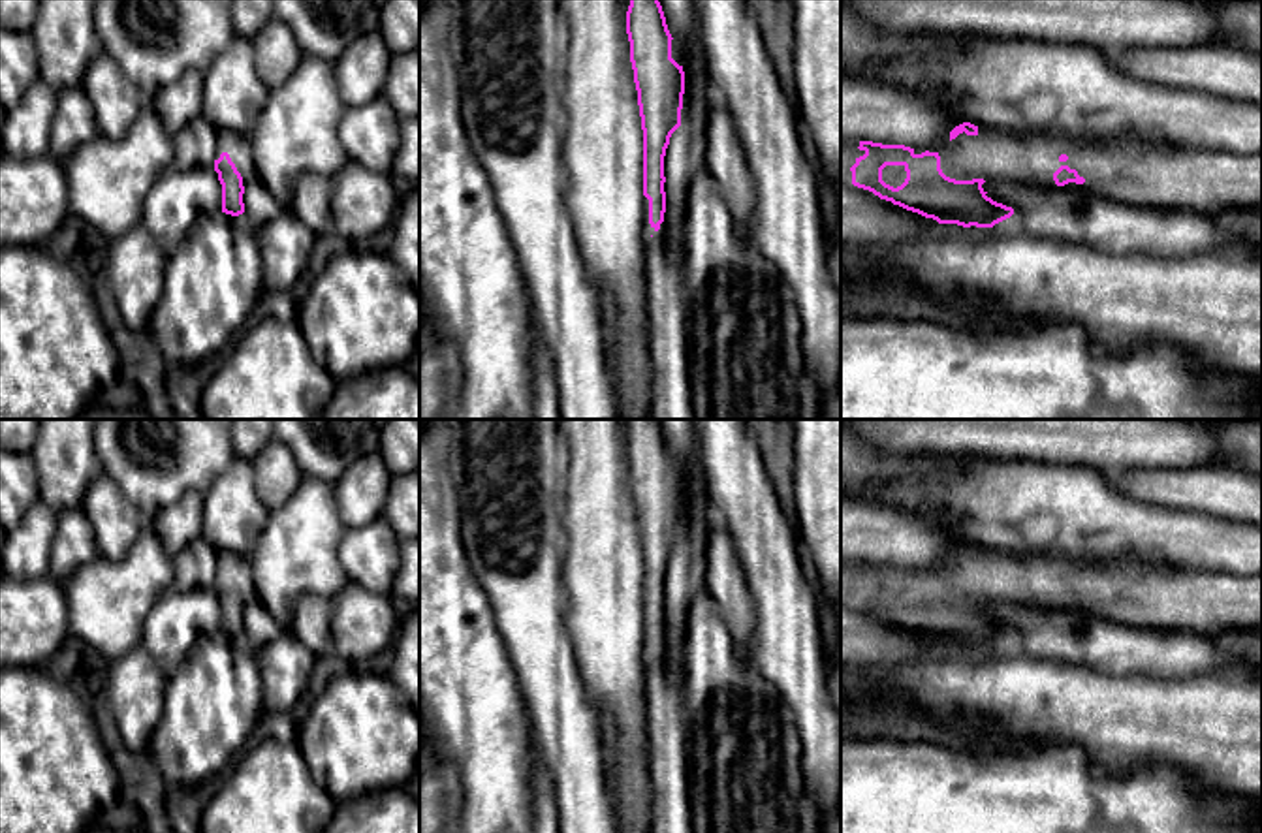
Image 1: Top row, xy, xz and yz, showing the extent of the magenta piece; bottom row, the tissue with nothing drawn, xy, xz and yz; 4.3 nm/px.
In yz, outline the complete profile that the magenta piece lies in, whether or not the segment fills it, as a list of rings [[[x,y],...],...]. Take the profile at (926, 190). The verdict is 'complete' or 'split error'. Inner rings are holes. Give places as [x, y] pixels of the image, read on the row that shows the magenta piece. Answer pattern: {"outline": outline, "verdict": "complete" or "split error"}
{"outline": [[[970,122],[955,126],[950,132],[950,139],[937,149],[910,149],[905,145],[882,145],[873,141],[843,141],[841,179],[873,192],[880,199],[891,201],[893,205],[918,212],[925,218],[933,218],[939,224],[957,224],[963,228],[993,228],[1014,214],[1012,207],[997,203],[986,196],[987,192],[982,184],[987,179],[1008,179],[1044,190],[1080,186],[1125,205],[1153,207],[1159,211],[1196,211],[1206,214],[1226,207],[1262,209],[1262,152],[1239,154],[1226,150],[1198,150],[1164,143],[1128,143],[1123,147],[1108,147],[1065,135],[995,132]]], "verdict": "split error"}

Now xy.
{"outline": [[[220,130],[216,137],[214,167],[222,184],[222,212],[239,216],[245,212],[245,186],[256,177],[250,137]]], "verdict": "split error"}

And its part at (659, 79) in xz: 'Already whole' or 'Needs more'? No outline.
Needs more

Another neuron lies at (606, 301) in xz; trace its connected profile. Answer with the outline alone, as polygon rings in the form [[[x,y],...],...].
[[[600,293],[600,308],[602,308],[602,327],[606,329],[607,337],[615,333],[615,301],[609,293]]]

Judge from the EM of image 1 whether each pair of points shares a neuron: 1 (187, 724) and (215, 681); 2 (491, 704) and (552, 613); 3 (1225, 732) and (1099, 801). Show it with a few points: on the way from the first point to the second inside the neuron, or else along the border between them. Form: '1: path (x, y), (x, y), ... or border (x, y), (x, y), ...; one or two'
1: path (198, 713), (215, 692); one
2: border (497, 627), (525, 711); two
3: border (1121, 777), (1138, 766), (1170, 764), (1204, 786); two

